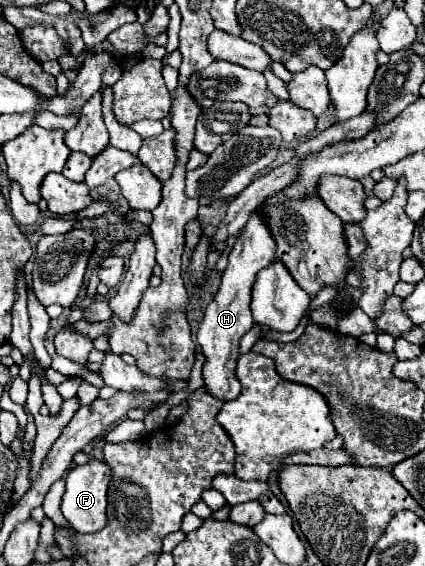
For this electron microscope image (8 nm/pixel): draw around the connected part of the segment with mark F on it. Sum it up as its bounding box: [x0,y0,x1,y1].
[61,461,111,533]

